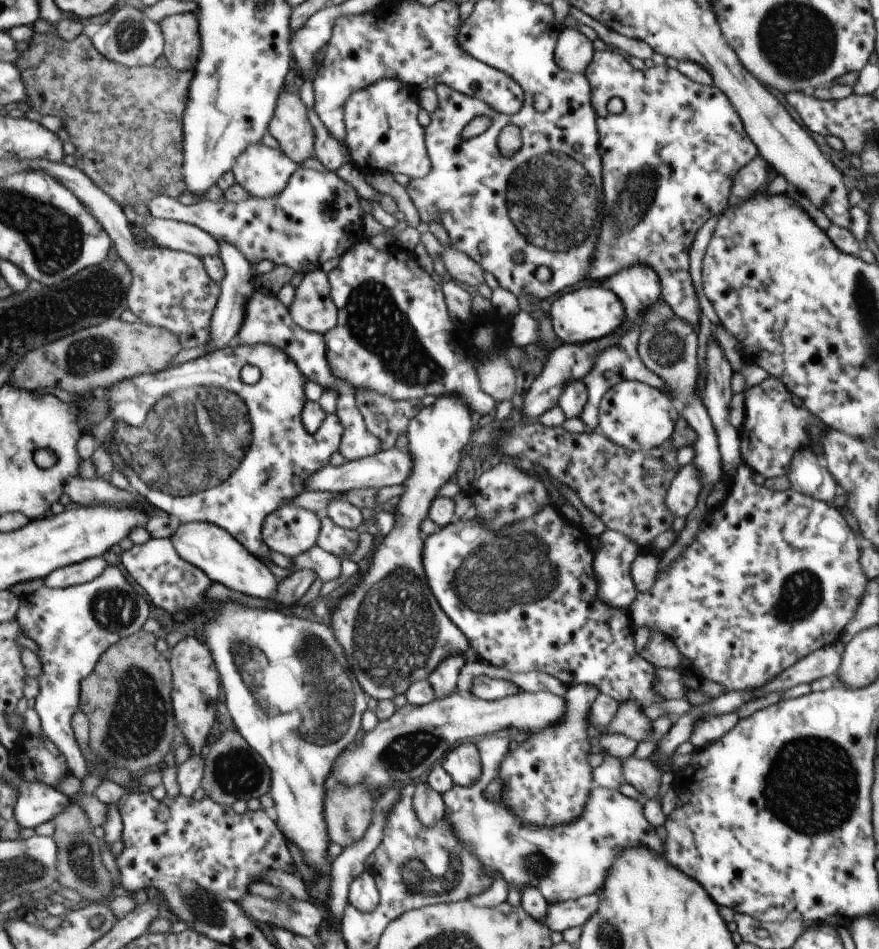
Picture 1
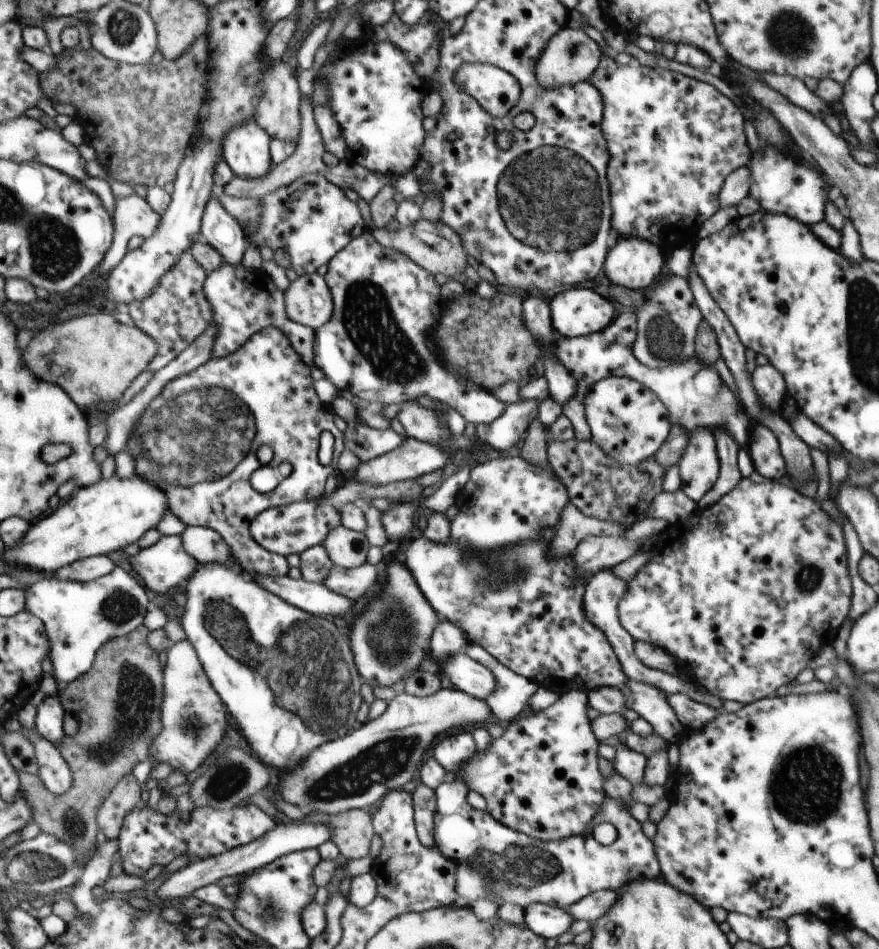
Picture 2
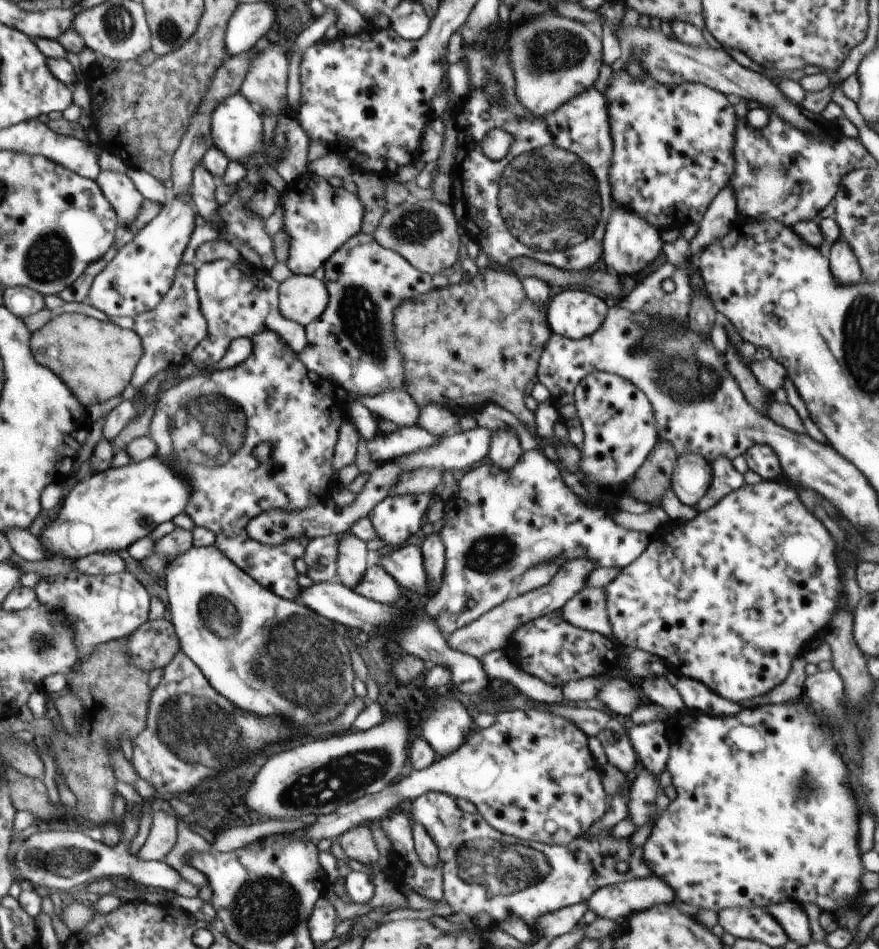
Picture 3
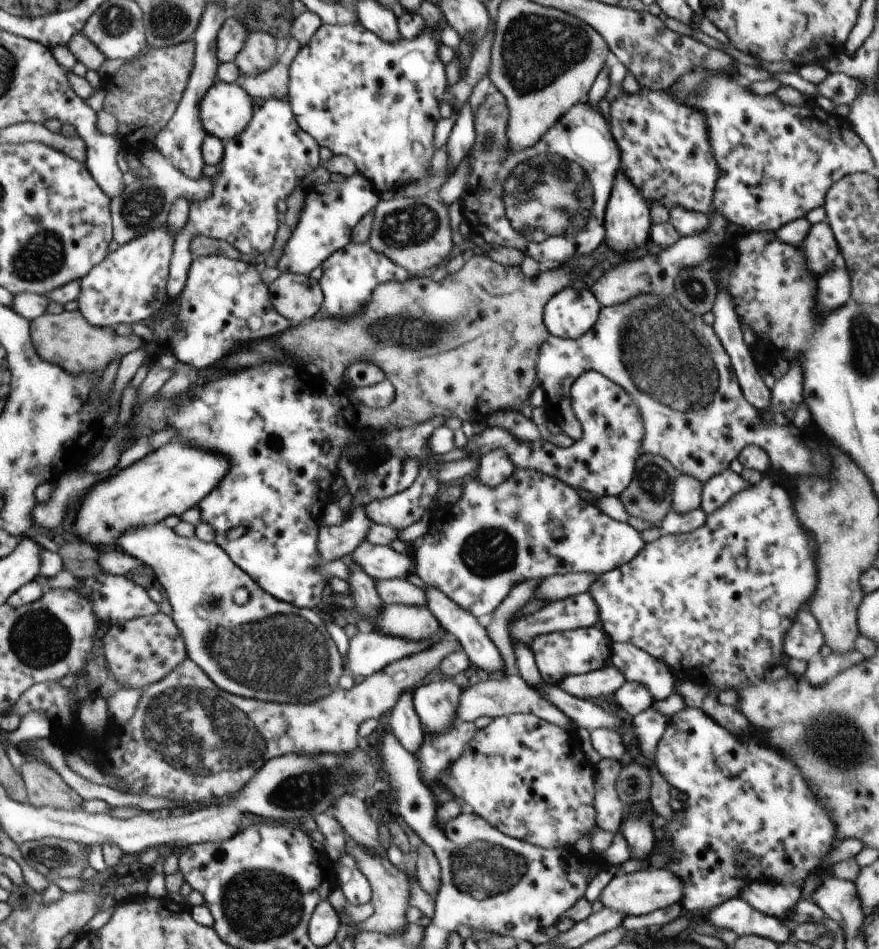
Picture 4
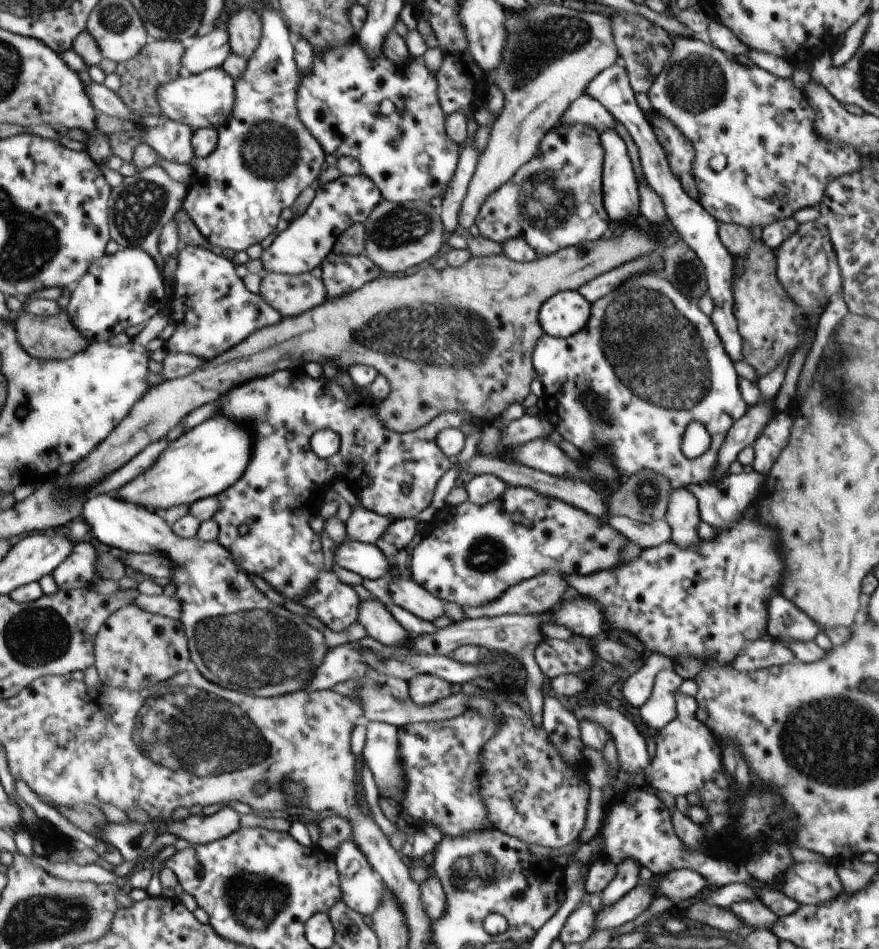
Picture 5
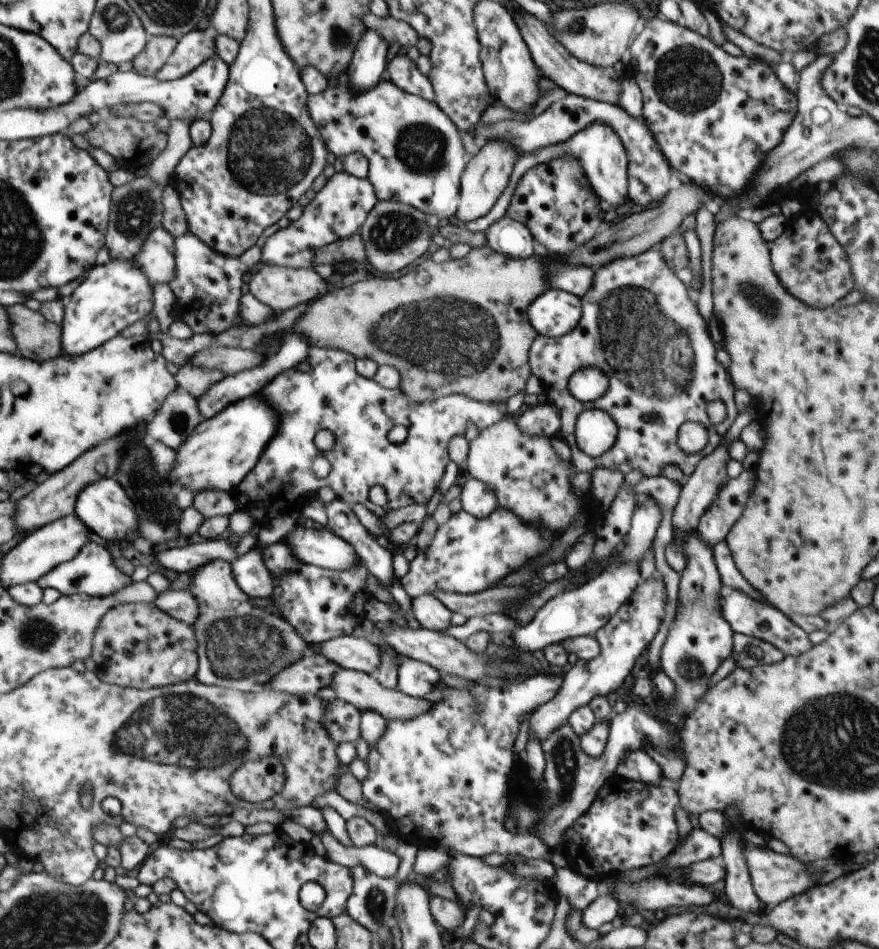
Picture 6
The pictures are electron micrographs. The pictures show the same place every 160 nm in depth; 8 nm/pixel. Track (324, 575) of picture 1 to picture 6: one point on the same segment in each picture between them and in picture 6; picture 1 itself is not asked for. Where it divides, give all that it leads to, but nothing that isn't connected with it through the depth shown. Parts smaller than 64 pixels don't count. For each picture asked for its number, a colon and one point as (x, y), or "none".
2: (353, 584)
3: (376, 584)
4: (400, 591)
5: (406, 593)
6: (430, 612)

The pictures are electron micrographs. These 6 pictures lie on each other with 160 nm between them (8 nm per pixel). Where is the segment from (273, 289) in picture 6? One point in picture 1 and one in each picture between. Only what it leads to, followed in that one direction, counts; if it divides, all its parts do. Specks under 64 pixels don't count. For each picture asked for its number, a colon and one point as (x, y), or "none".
1: (312, 309)
2: (308, 300)
3: (301, 298)
4: (298, 298)
5: (290, 295)

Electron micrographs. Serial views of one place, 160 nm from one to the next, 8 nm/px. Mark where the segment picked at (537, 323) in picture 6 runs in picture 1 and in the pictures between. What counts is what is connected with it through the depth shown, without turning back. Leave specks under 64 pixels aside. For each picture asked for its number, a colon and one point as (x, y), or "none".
1: (593, 312)
2: (578, 312)
3: (573, 314)
4: (571, 313)
5: (561, 316)

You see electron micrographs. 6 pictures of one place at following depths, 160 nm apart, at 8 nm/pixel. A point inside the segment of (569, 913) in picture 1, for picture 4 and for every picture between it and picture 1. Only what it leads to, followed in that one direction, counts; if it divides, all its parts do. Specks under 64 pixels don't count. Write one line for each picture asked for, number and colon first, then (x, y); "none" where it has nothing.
2: (595, 905)
3: (612, 902)
4: (638, 893)

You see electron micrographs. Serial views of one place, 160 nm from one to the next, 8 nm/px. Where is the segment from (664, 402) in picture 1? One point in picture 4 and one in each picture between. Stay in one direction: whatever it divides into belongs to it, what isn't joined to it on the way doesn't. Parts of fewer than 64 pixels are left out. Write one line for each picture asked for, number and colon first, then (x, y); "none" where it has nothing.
2: (629, 423)
3: (619, 428)
4: (602, 462)

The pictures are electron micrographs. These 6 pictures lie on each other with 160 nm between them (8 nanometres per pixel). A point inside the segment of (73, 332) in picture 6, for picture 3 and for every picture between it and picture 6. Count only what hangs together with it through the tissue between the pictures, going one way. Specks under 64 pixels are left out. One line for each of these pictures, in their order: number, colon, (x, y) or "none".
3: (135, 281)
4: (129, 285)
5: (125, 289)

